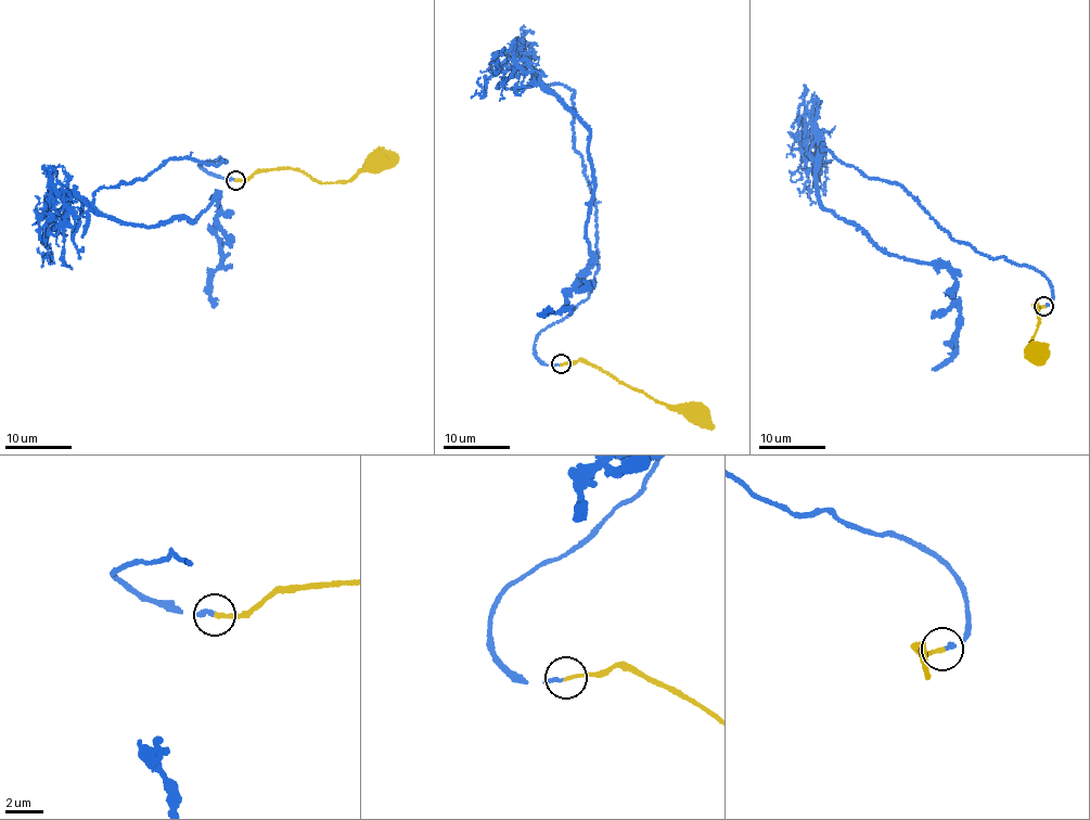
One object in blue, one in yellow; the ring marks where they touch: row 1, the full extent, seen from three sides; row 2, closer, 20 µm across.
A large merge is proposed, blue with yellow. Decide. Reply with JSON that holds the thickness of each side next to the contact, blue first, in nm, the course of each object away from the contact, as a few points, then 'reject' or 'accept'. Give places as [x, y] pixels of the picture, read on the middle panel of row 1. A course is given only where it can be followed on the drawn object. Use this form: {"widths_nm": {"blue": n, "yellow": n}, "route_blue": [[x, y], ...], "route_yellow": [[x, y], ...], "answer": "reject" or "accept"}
{"widths_nm": {"blue": 190, "yellow": 190}, "route_blue": [[561, 364], [536, 337], [598, 255], [556, 84], [594, 187], [590, 265], [550, 307]], "route_yellow": [[561, 363], [579, 360], [601, 367], [618, 382], [695, 413]], "answer": "accept"}

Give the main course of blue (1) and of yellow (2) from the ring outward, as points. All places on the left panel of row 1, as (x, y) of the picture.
1: (235, 179), (199, 166), (221, 158), (170, 158), (93, 201), (158, 225), (195, 220), (217, 197), (214, 308)
2: (234, 179), (245, 180), (256, 173), (294, 169), (307, 173), (322, 183), (344, 183), (370, 163), (376, 162)

